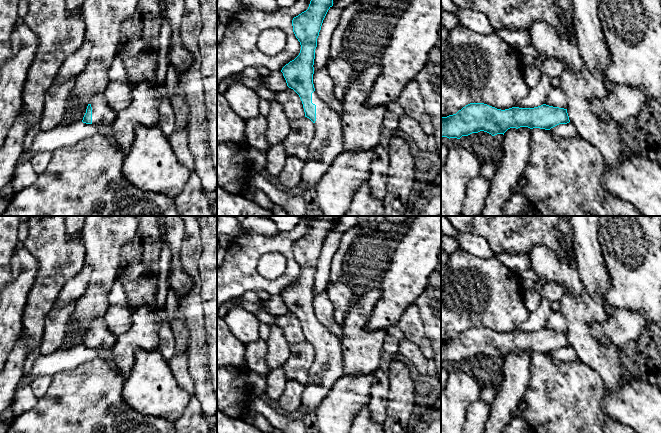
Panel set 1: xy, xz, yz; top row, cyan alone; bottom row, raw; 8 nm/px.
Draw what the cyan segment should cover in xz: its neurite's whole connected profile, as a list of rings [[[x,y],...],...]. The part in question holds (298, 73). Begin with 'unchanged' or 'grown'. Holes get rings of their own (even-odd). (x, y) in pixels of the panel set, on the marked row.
grown | [[[311,0],[306,11],[292,20],[293,32],[300,42],[299,55],[281,72],[287,86],[300,97],[305,117],[315,125],[309,156],[302,170],[301,187],[312,193],[334,159],[344,151],[341,118],[316,94],[313,84],[315,49],[323,20],[333,0]]]

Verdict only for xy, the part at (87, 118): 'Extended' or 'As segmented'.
Extended

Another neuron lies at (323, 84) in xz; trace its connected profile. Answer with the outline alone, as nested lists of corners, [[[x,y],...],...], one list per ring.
[[[325,67],[314,71],[313,84],[318,97],[339,117],[343,114],[342,101],[334,97],[334,84]]]

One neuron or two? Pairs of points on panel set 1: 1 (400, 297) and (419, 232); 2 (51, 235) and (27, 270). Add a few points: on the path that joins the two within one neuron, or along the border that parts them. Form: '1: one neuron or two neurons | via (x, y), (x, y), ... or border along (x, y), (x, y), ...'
1: one neuron | via (404, 281), (419, 248)
2: two neurons | border along (23, 247), (37, 261), (37, 273), (34, 282)

